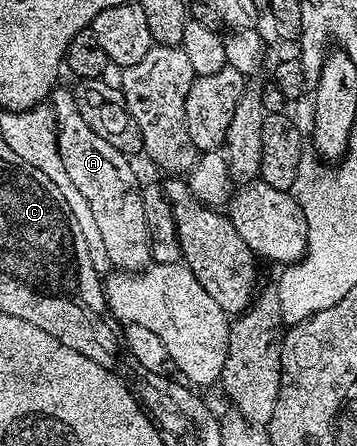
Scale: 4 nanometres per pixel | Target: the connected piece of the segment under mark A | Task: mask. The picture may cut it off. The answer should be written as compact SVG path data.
M55 89L52 94L52 109L54 111L54 121L58 128L58 151L60 160L64 160L64 172L72 179L72 184L80 188L80 193L84 195L84 200L88 200L88 205L92 207L92 217L100 231L100 236L104 240L104 252L108 256L111 267L119 270L137 272L146 269L151 265L150 261L150 233L148 232L148 220L144 220L144 200L142 199L142 186L138 182L138 174L134 171L134 166L127 155L121 154L104 136L96 136L88 124L84 124L84 116L76 108L73 89Z

